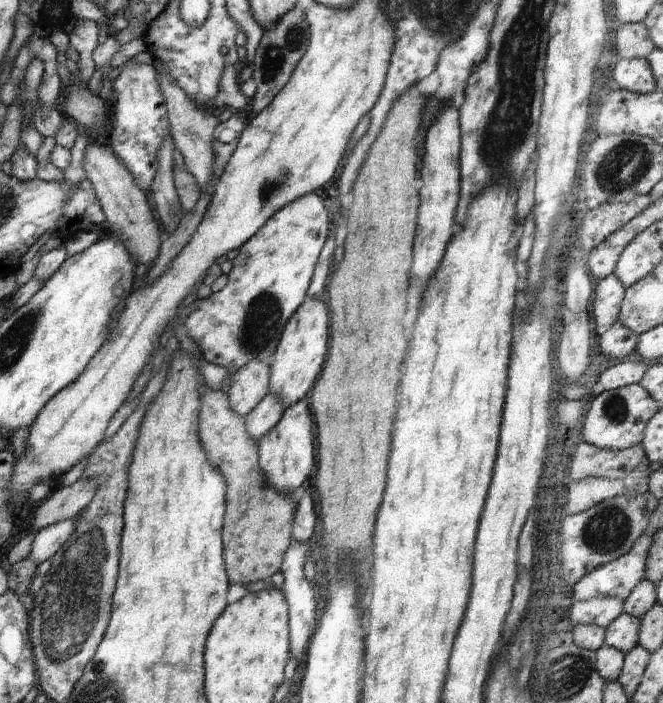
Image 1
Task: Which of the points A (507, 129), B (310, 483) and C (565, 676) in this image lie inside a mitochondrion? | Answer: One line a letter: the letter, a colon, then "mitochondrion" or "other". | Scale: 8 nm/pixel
A: mitochondrion
B: other
C: mitochondrion

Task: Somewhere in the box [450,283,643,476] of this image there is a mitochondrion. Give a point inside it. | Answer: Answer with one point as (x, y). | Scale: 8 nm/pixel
(617, 411)

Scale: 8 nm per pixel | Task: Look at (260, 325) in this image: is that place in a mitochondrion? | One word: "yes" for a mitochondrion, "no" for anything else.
yes

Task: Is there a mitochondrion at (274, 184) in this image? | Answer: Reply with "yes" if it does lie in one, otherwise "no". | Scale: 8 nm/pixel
yes

